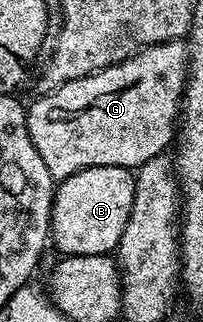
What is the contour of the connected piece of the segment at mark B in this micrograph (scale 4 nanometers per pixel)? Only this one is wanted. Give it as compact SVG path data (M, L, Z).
M90 166L61 180L54 193L50 214L51 242L63 256L111 254L132 211L135 172L124 166Z

